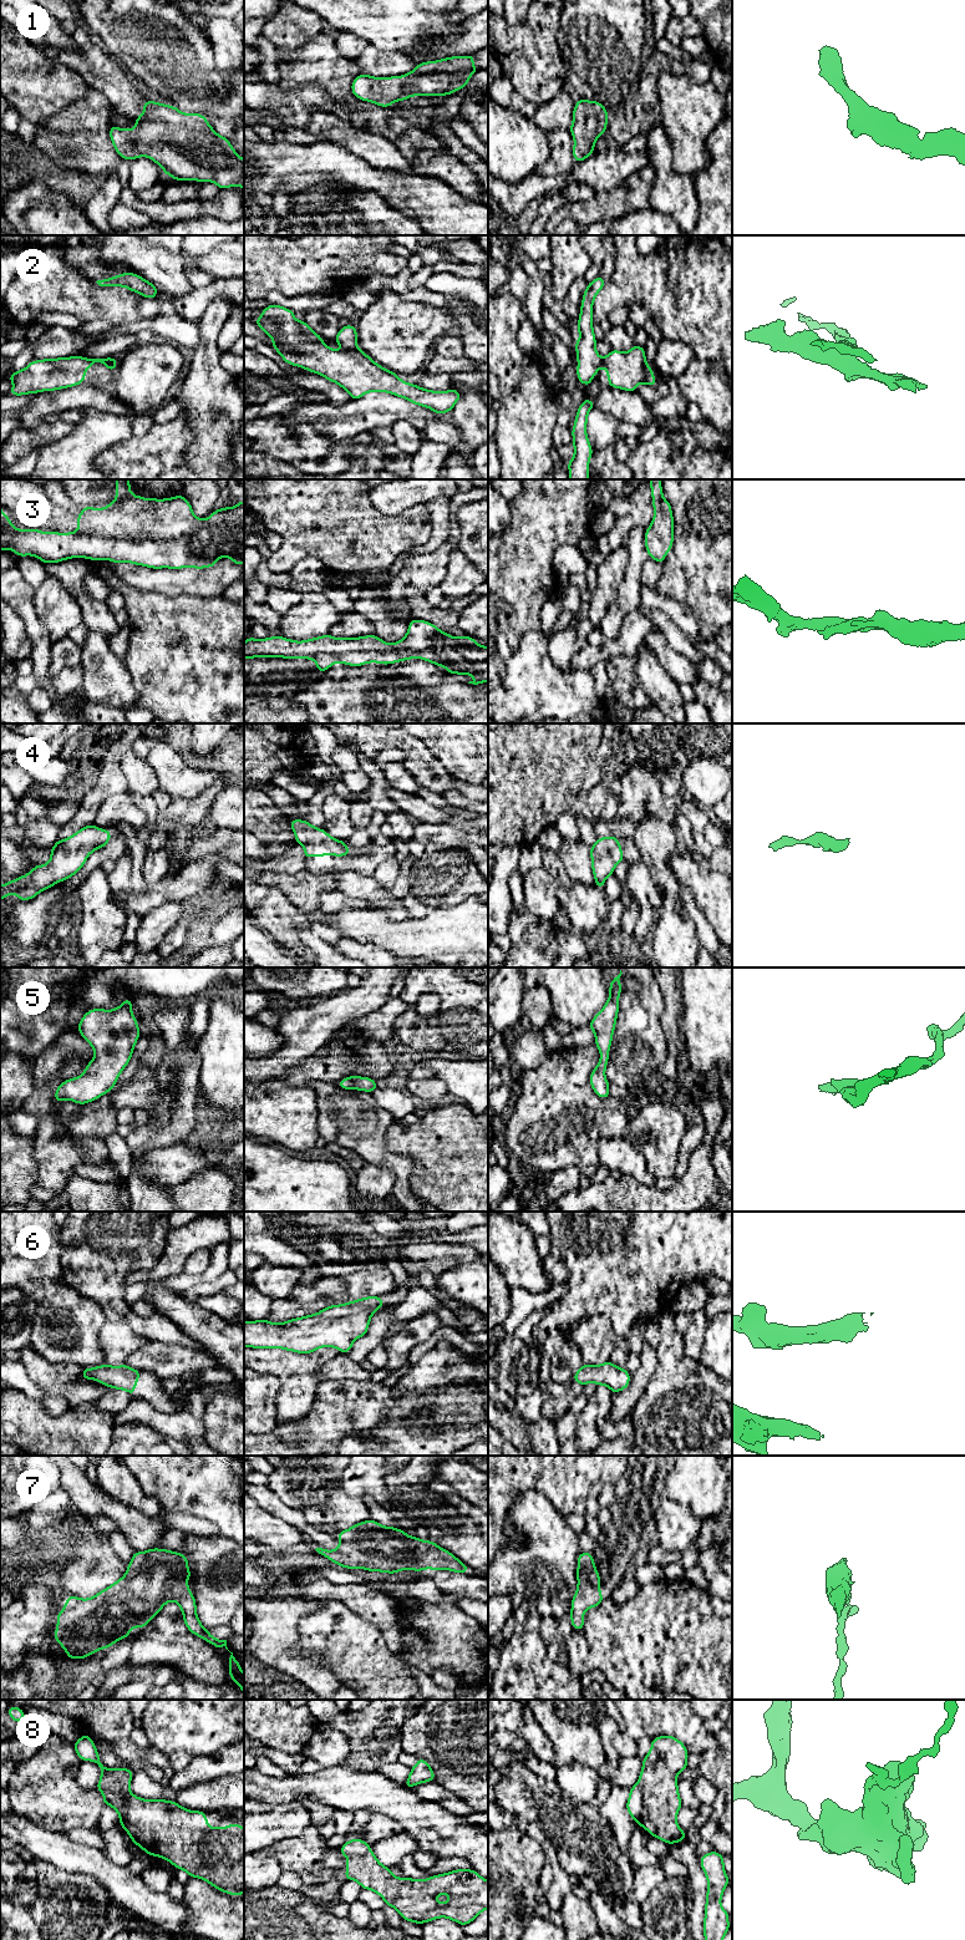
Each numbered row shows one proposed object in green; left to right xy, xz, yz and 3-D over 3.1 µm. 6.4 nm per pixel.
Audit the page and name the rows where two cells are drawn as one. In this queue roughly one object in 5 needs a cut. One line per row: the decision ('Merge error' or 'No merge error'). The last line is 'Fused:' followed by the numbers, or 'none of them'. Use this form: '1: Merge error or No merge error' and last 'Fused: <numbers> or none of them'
1: No merge error
2: Merge error
3: No merge error
4: No merge error
5: No merge error
6: No merge error
7: No merge error
8: Merge error
Fused: 2, 8

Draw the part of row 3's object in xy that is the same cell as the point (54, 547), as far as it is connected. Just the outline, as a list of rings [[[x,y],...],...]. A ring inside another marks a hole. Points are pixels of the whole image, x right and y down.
[[[116,479],[116,486],[115,501],[101,509],[81,508],[81,514],[75,518],[78,529],[70,533],[16,529],[0,507],[0,550],[10,549],[19,557],[32,555],[45,564],[86,558],[153,569],[203,569],[214,567],[219,558],[227,557],[234,564],[244,564],[244,501],[235,507],[215,509],[208,518],[200,519],[182,494],[147,499],[131,493],[128,479]]]

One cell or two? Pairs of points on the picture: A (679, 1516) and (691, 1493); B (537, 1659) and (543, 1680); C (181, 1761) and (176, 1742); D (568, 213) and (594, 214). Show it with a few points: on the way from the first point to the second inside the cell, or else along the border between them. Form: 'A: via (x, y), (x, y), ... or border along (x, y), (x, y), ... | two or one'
A: border along (663, 1494), (685, 1504), (702, 1519) | two
B: via (537, 1664), (538, 1675) | one
C: via (181, 1756), (181, 1747) | one
D: via (574, 213), (588, 213) | one

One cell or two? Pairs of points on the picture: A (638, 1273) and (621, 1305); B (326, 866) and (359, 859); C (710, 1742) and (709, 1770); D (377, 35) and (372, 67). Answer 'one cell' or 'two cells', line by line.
A: one cell
B: one cell
C: two cells
D: two cells

